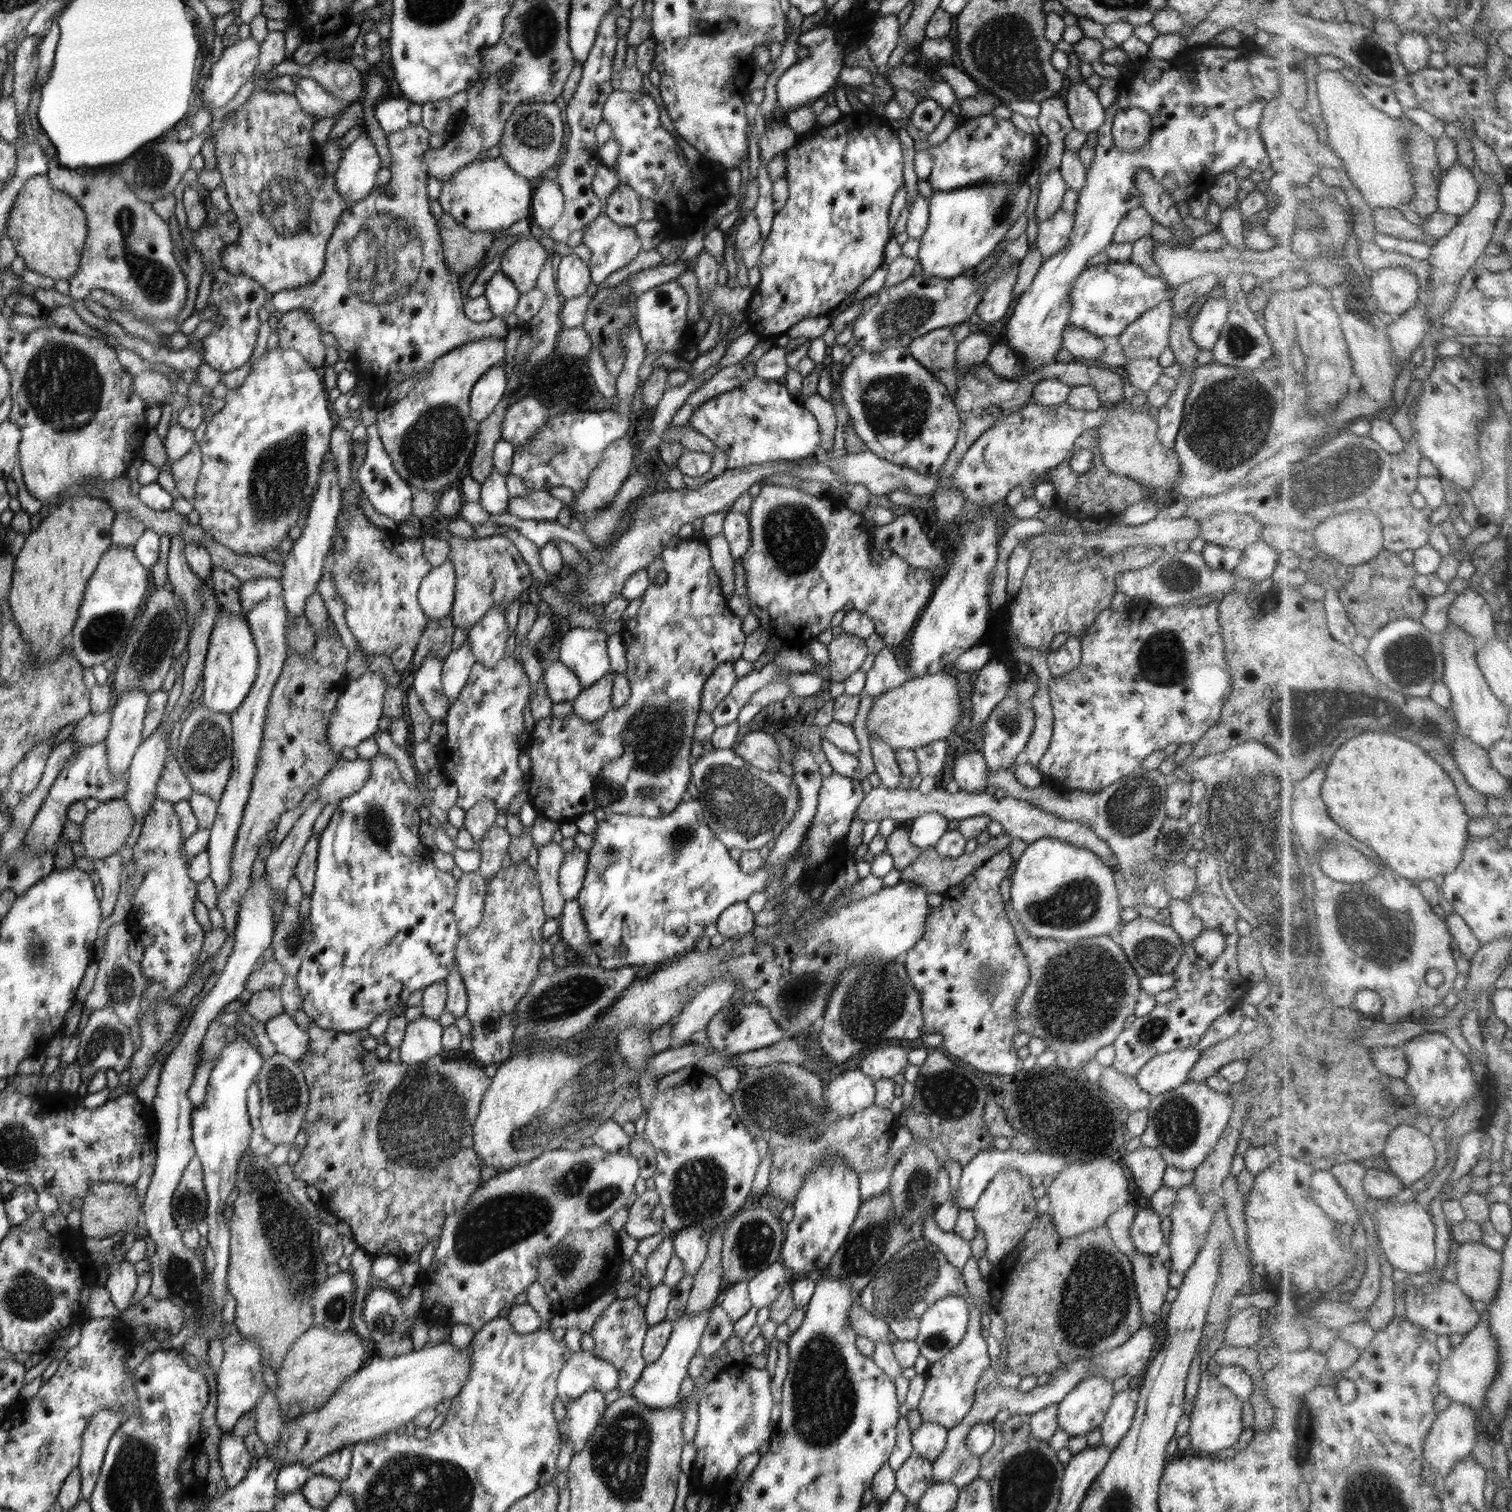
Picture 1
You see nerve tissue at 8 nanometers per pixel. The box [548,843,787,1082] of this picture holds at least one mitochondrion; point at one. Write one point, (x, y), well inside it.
(730, 1021)

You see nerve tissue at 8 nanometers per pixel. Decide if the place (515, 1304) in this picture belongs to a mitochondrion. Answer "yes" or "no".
no

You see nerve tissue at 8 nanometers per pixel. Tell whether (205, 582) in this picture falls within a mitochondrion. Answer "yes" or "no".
no

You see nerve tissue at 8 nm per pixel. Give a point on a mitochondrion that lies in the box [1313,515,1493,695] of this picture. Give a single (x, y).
(1411, 656)

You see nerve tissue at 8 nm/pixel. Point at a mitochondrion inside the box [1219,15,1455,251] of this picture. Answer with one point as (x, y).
(1375, 58)

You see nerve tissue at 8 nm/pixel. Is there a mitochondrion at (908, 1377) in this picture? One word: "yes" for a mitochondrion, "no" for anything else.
no

